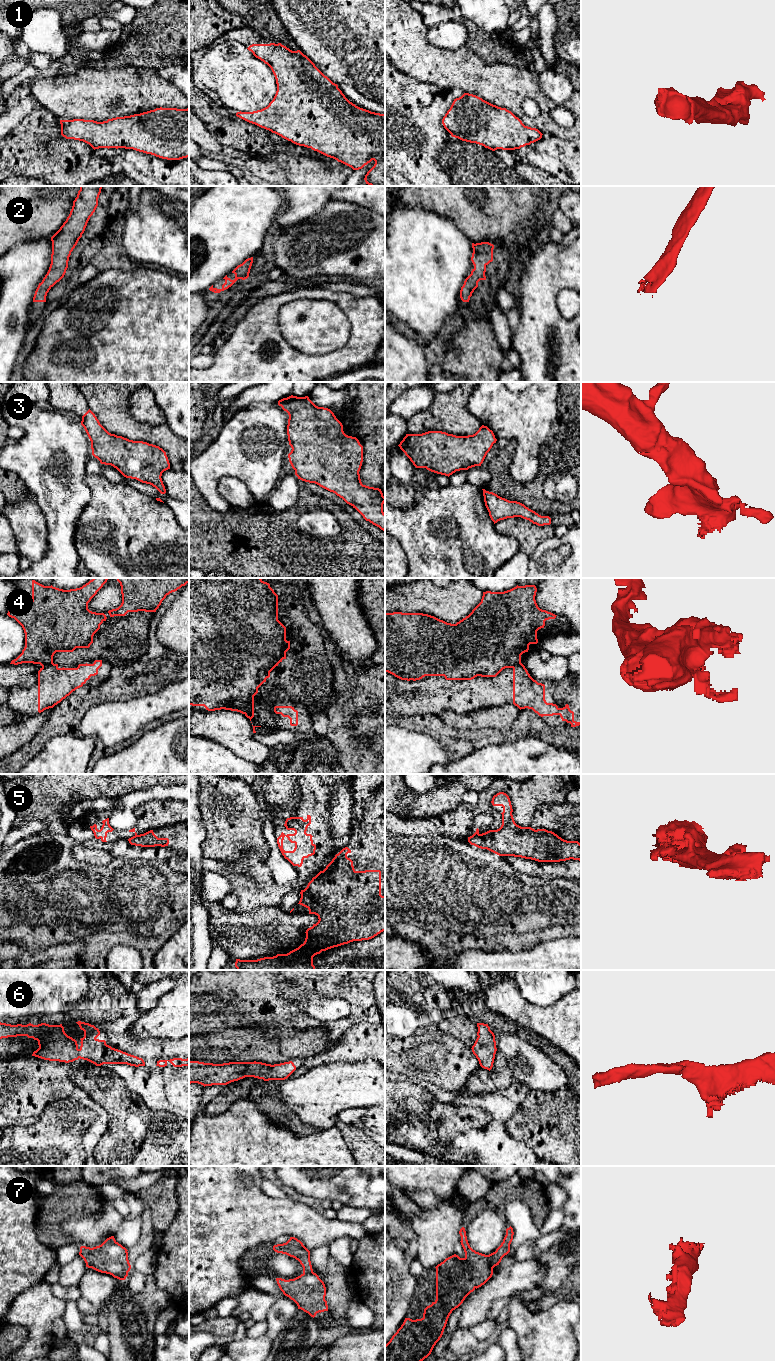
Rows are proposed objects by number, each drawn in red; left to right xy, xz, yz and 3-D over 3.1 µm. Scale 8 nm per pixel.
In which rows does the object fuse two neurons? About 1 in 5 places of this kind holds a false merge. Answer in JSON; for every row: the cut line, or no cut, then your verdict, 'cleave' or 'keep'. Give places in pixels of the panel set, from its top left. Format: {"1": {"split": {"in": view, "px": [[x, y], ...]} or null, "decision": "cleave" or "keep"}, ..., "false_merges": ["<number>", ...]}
{"1": {"split": null, "decision": "keep"}, "2": {"split": null, "decision": "keep"}, "3": {"split": null, "decision": "keep"}, "4": {"split": {"in": "xy", "px": [[42, 667], [53, 665], [57, 668]]}, "decision": "cleave"}, "5": {"split": {"in": "yz", "px": [[478, 833], [472, 836]]}, "decision": "cleave"}, "6": {"split": null, "decision": "keep"}, "7": {"split": null, "decision": "keep"}, "false_merges": ["4", "5"]}

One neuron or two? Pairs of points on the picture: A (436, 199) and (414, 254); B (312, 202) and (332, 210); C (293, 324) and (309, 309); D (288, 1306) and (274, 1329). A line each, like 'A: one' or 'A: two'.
A: two
B: two
C: one
D: one

